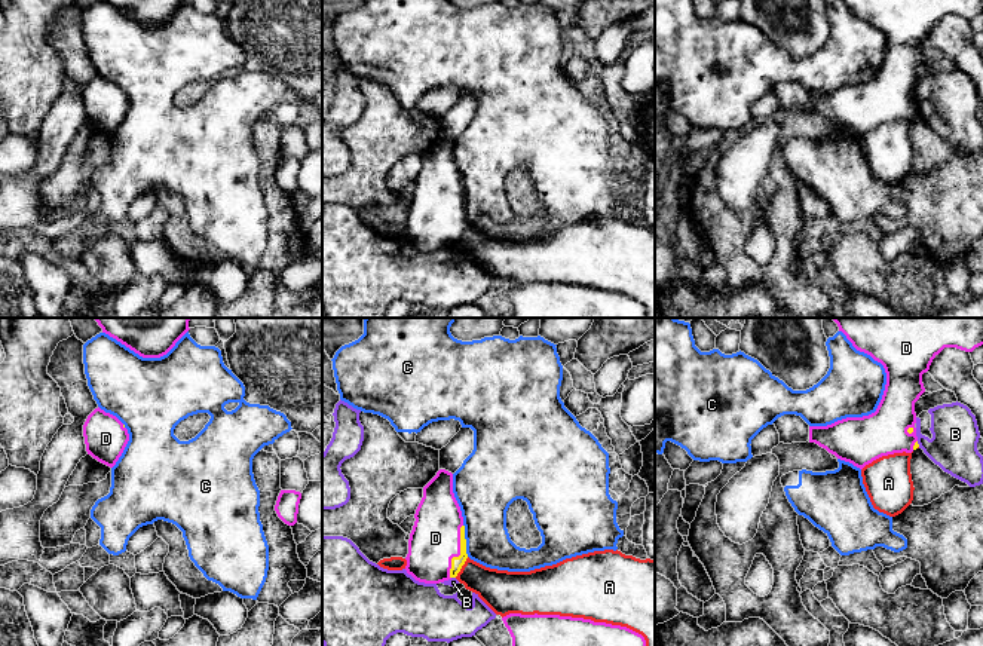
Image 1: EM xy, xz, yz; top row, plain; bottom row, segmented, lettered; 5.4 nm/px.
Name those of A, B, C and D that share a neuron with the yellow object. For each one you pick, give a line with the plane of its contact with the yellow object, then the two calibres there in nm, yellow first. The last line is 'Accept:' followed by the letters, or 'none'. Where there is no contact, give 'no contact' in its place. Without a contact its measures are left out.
C: xz | 60/280 nm
Accept: C

